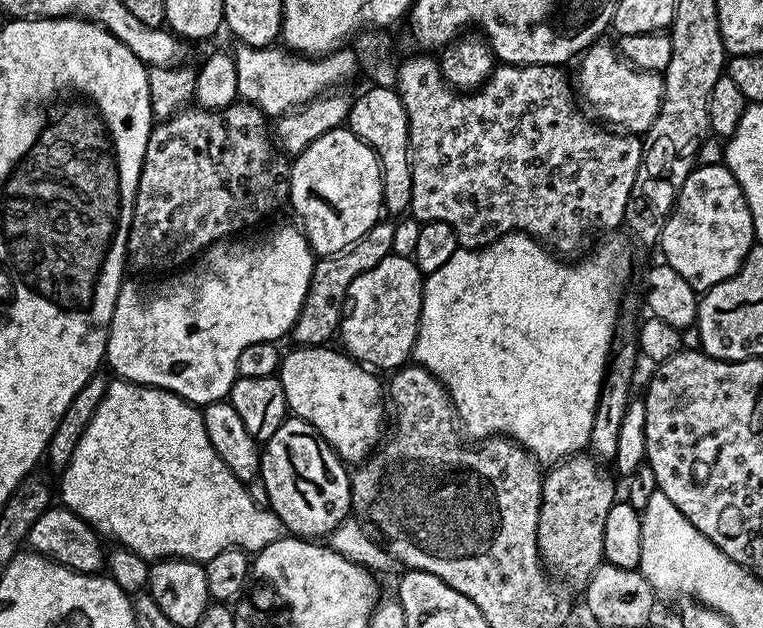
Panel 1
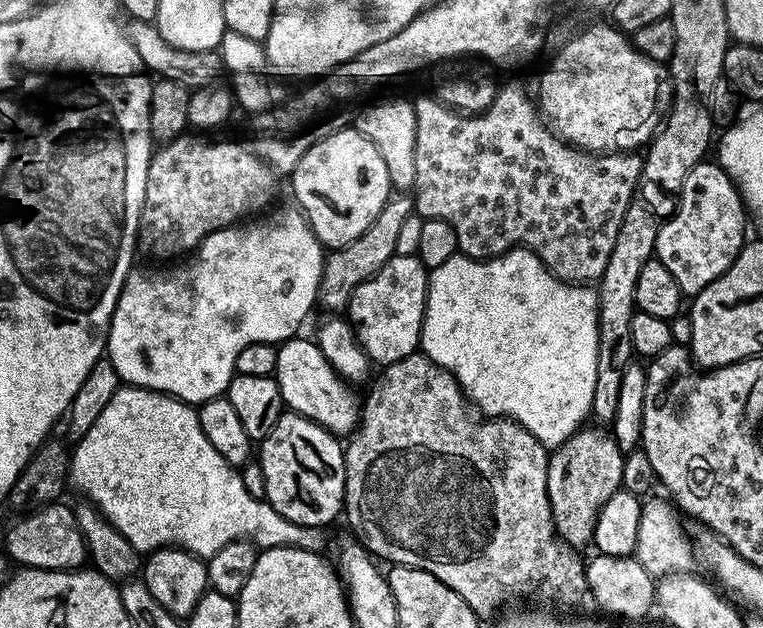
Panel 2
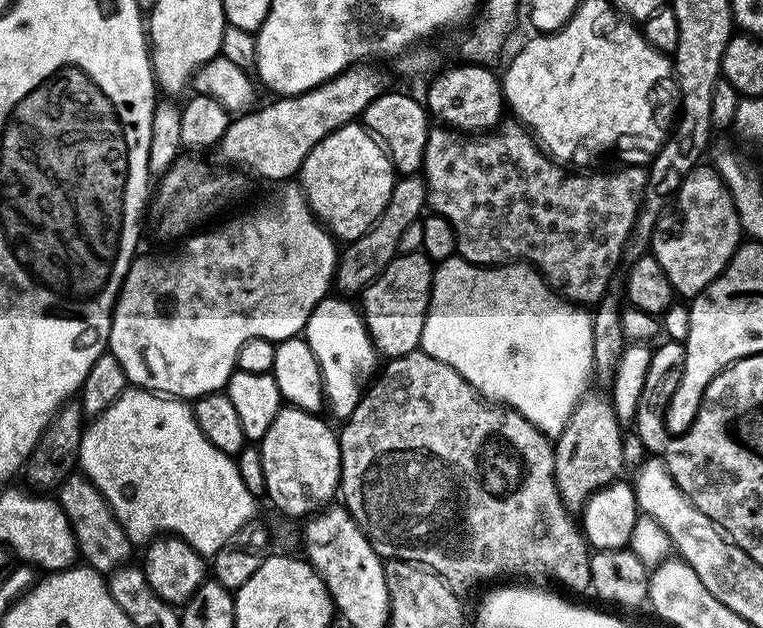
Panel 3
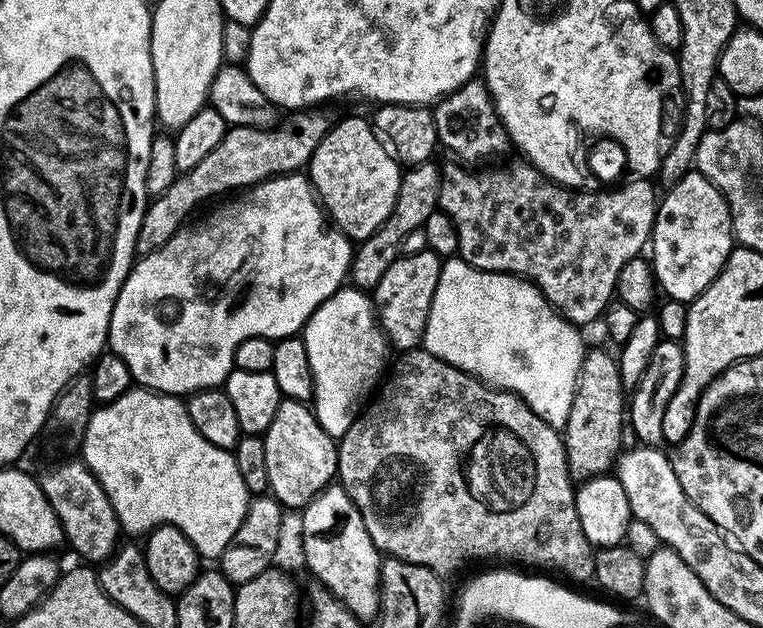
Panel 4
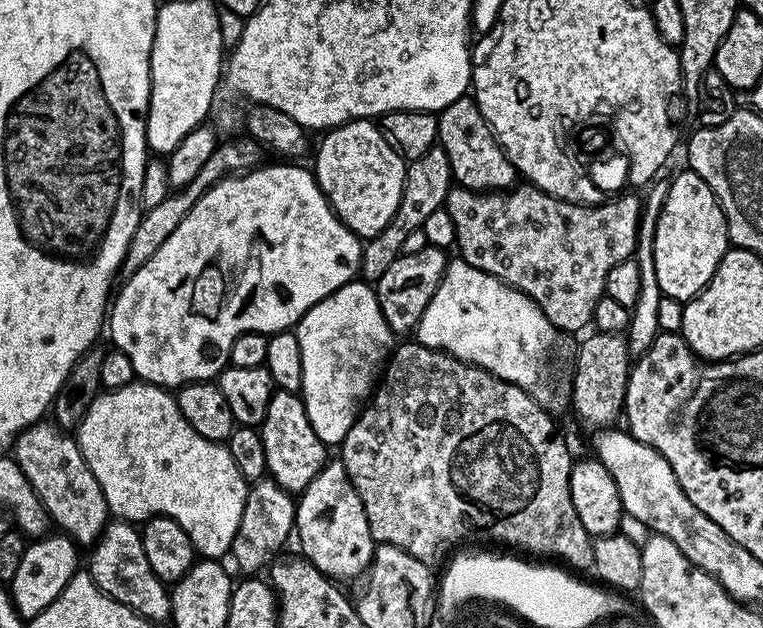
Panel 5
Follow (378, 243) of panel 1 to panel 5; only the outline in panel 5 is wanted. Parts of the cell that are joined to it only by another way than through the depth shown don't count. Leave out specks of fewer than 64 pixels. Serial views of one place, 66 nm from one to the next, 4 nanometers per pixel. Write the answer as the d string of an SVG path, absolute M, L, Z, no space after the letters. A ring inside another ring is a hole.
M434 146L426 150L426 154L407 161L404 169L404 189L398 202L398 210L394 210L394 218L386 226L386 230L363 241L359 275L368 282L380 280L382 274L386 274L386 269L401 256L402 242L406 242L406 238L409 234L414 234L414 230L423 228L426 218L434 214L434 210L445 207L448 191L453 187L450 158L446 158L444 148Z

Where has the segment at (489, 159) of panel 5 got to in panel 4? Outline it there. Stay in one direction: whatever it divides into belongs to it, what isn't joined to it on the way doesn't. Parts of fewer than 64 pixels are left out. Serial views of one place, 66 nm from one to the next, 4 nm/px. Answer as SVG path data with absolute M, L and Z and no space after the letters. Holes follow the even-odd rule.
M483 79L467 80L456 92L443 96L432 108L436 139L441 149L453 152L455 159L465 166L476 166L479 160L488 160L499 152L509 151L507 132L496 116L496 107Z

